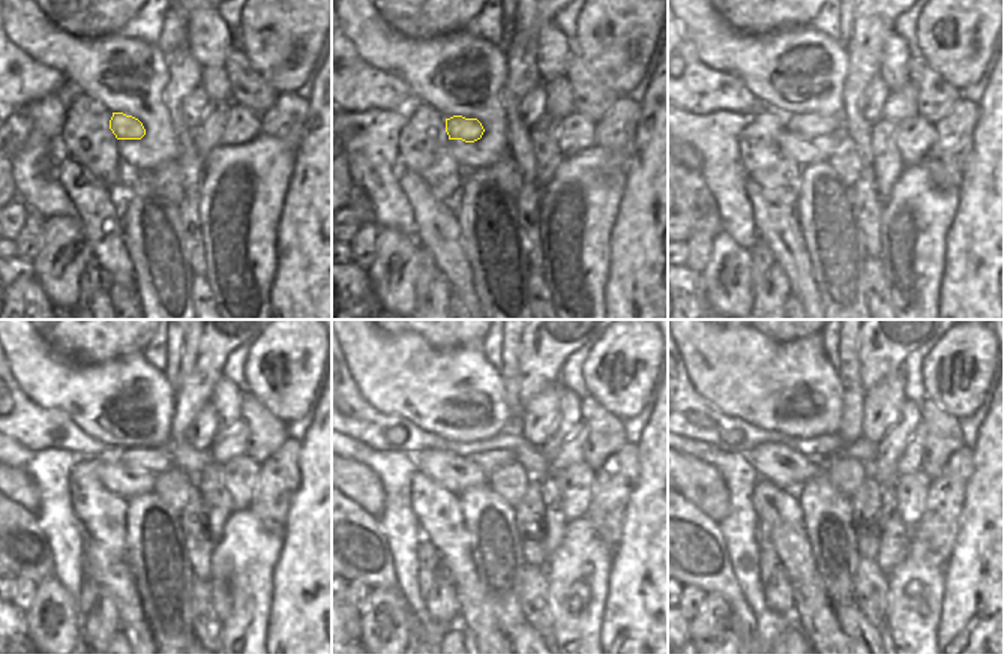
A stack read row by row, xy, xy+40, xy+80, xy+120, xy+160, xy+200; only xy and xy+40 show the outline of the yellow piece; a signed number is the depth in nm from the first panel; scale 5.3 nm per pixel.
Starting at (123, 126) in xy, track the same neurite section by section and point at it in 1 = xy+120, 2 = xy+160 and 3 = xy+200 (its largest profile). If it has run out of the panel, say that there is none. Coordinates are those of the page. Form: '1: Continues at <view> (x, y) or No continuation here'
1: Continues at xy+120 (155, 461)
2: Continues at xy+160 (488, 461)
3: Continues at xy+200 (863, 450)

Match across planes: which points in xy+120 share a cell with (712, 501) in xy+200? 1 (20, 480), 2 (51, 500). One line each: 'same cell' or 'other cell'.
1: same cell
2: other cell

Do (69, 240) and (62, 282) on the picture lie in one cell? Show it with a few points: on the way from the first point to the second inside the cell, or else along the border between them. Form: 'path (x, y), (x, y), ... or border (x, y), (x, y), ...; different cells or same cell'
path (66, 251), (62, 260), (62, 272); same cell

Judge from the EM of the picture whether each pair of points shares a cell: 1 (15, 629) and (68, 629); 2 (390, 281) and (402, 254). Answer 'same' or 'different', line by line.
1: different
2: same

